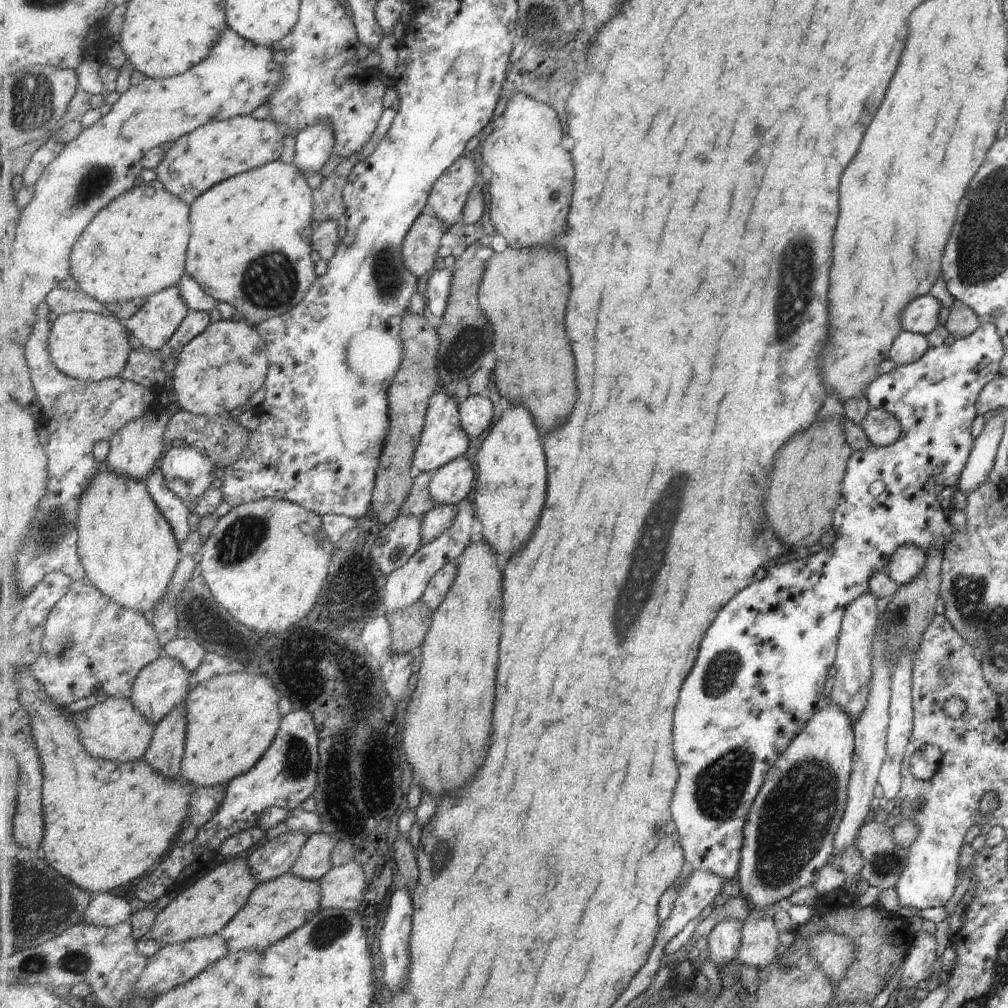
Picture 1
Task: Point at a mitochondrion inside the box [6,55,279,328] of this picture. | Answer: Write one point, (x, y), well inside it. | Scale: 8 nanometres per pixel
(33, 93)

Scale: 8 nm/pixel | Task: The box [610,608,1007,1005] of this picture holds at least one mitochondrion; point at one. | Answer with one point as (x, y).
(803, 800)

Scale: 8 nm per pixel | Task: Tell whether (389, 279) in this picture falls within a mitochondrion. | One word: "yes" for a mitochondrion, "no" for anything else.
yes

